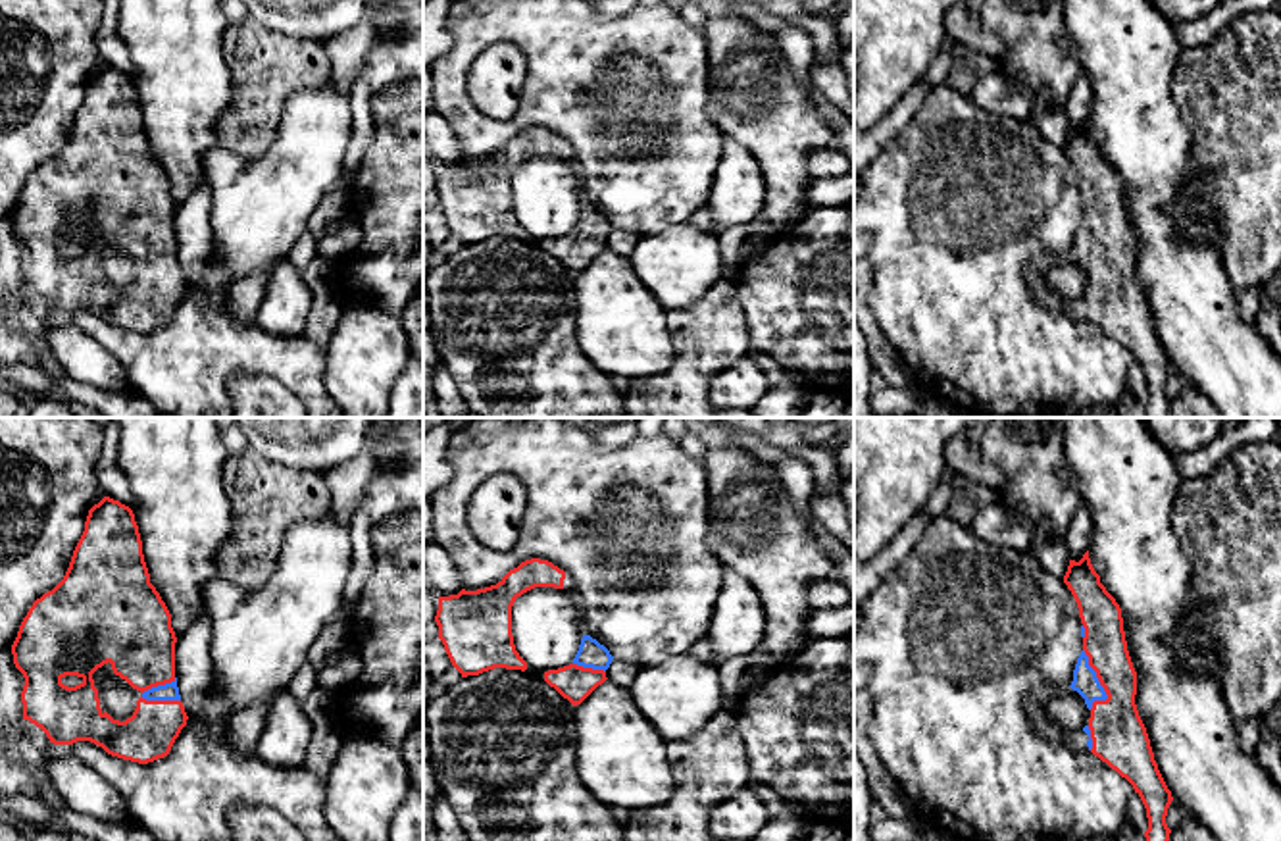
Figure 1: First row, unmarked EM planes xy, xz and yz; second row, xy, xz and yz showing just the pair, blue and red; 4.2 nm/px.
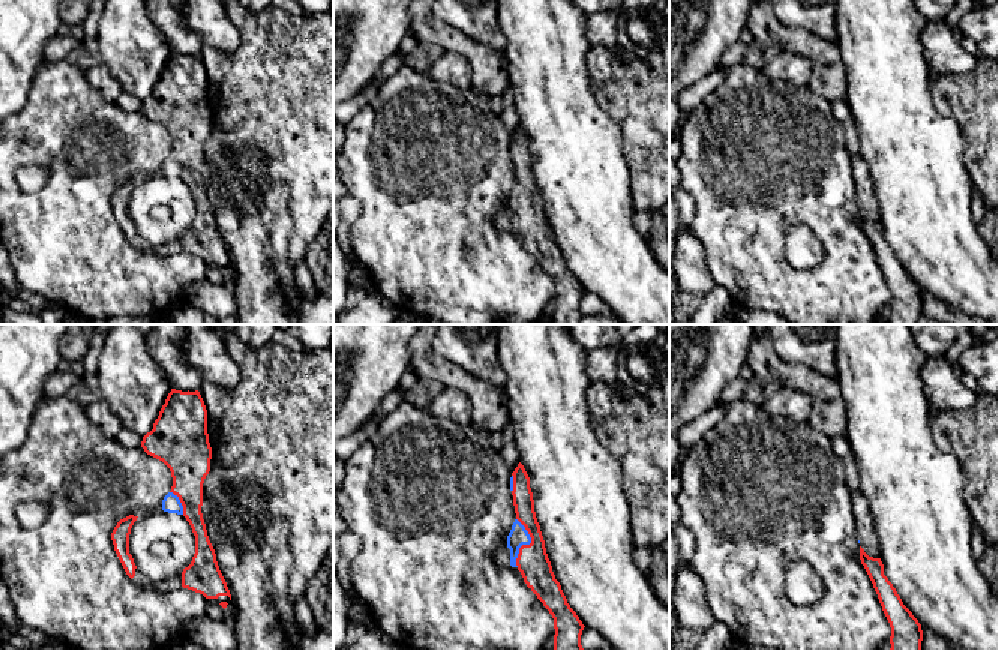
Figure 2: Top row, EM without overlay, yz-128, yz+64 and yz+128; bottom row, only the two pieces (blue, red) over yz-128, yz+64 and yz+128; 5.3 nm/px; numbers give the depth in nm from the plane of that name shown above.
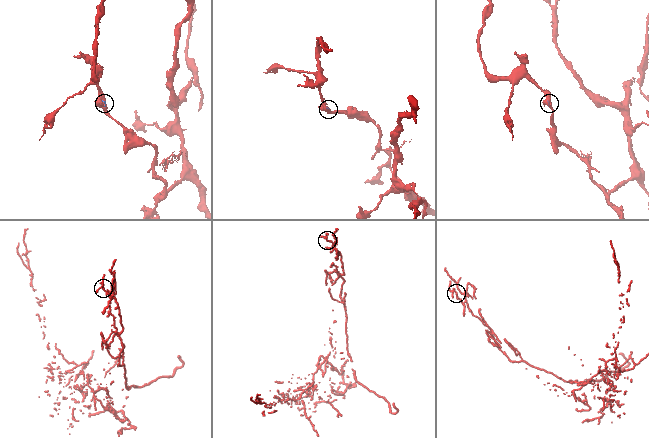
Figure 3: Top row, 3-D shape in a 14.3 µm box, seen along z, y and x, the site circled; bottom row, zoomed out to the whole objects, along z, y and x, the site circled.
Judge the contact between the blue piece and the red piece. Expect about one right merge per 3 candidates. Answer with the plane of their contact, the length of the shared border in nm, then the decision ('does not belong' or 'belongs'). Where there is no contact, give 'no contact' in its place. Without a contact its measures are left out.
meets blue in yz; contact 260 nm long; belongs

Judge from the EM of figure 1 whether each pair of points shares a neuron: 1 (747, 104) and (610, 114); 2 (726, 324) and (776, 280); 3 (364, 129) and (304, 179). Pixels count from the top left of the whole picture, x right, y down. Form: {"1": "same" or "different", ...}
{"1": "different", "2": "different", "3": "different"}

